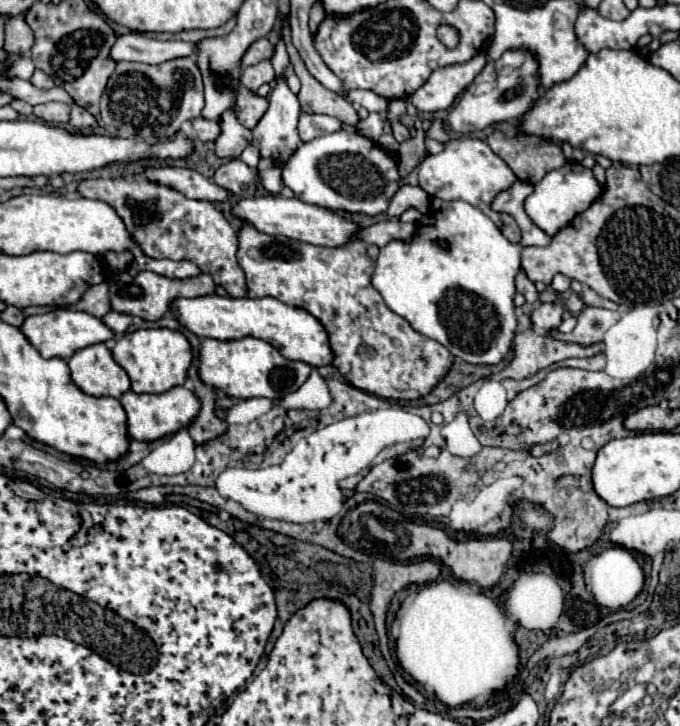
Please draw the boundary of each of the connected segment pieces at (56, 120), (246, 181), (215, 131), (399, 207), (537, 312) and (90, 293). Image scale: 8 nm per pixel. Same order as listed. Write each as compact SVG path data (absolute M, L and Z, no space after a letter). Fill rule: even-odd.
M46 102L34 108L34 114L48 124L66 124L70 120L70 106L62 102Z
M230 160L222 164L216 174L214 182L238 198L254 198L256 196L256 172L248 168L242 160Z
M198 116L198 118L194 118L192 120L192 126L194 126L194 130L196 130L196 136L200 138L200 140L216 140L216 136L220 134L220 126L218 126L218 122L214 122L214 120L206 120L206 118L202 118L202 116Z
M412 184L400 186L400 190L394 194L386 214L390 218L400 218L402 212L406 212L408 208L416 208L422 214L428 214L430 212L430 196L420 186L412 186Z
M552 302L552 304L538 304L534 308L534 312L530 314L530 320L534 326L544 328L546 332L558 328L558 324L562 322L562 314L564 314L564 306L560 302Z
M102 282L102 284L96 284L96 286L90 286L82 298L76 302L76 304L70 304L70 306L64 306L64 308L72 308L72 310L82 310L82 312L88 312L96 318L102 318L104 314L110 312L110 300L108 300L108 288L110 284L108 282Z

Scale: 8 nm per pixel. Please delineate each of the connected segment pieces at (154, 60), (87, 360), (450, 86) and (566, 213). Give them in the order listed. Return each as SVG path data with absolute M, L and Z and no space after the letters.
M142 34L118 36L116 46L112 46L112 58L116 62L132 60L144 64L162 64L174 58L194 56L194 54L198 54L198 48L192 42L174 42L174 40L162 42Z
M94 344L78 350L68 360L74 384L90 396L120 398L130 390L128 374L114 362L106 344Z
M480 52L464 64L438 68L432 72L428 82L410 96L410 102L418 108L418 112L448 110L454 104L456 96L468 84L472 84L472 80L484 66L486 66L486 54Z
M566 162L562 168L548 172L534 186L534 192L526 198L524 208L526 208L526 214L532 218L532 222L536 226L540 226L544 232L548 232L550 236L554 236L564 226L568 226L574 216L578 216L580 212L588 210L588 206L592 206L592 202L600 194L602 194L602 188L596 182L596 178L594 178L594 174L592 174L590 168L582 166L580 162Z

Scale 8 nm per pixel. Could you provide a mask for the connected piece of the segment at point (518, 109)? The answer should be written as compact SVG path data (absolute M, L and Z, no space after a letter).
M508 50L500 60L494 62L496 80L488 92L470 92L470 86L462 94L460 102L450 110L444 126L454 132L470 134L474 130L484 130L496 122L520 118L532 110L534 102L540 96L540 74L538 74L538 56L530 50Z

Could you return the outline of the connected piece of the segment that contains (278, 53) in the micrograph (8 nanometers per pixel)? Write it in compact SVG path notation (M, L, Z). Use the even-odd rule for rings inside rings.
M280 34L280 38L278 38L278 44L274 46L272 64L274 64L274 70L276 70L276 74L278 74L278 76L280 76L280 74L284 74L286 66L290 64L290 60L288 60L288 52L286 52L286 44L284 44L282 34Z

